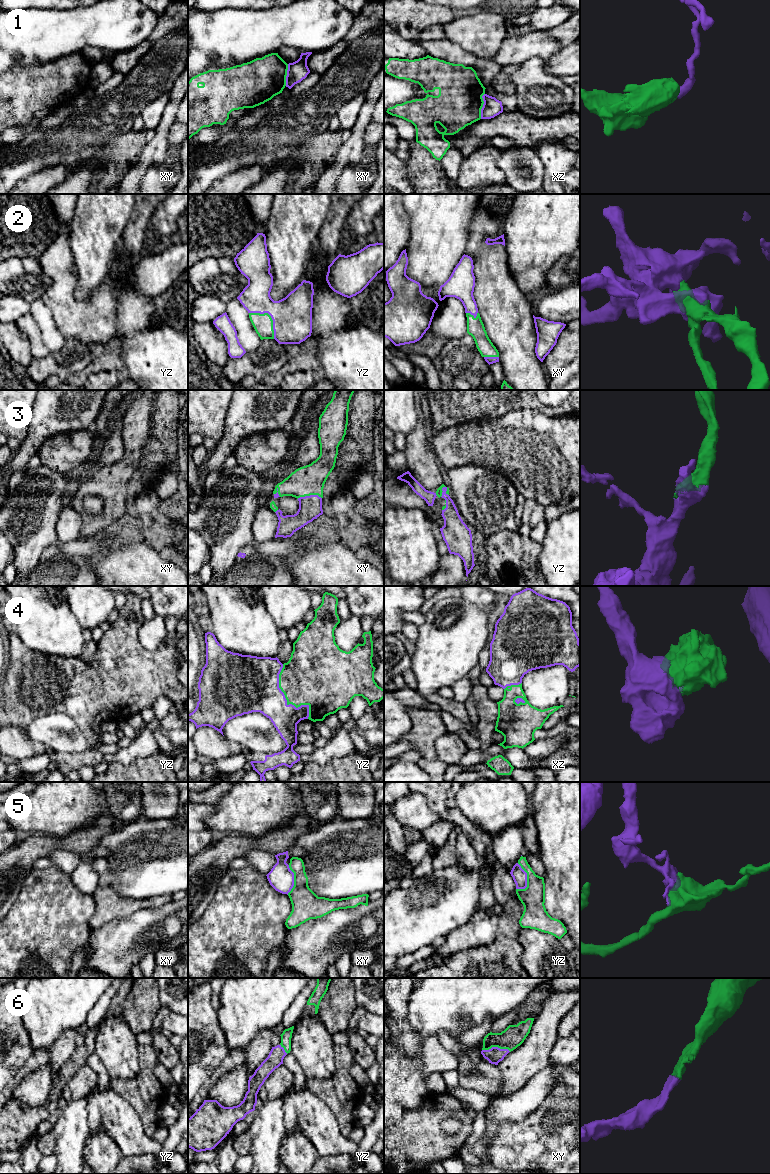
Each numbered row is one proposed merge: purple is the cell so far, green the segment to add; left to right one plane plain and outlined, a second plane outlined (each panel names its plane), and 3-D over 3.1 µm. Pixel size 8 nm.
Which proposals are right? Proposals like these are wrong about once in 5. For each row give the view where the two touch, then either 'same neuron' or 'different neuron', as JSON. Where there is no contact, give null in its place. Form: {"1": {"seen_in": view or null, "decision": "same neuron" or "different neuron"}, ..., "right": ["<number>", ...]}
{"1": {"seen_in": "xz", "decision": "different neuron"}, "2": {"seen_in": "yz", "decision": "same neuron"}, "3": {"seen_in": "xy", "decision": "same neuron"}, "4": {"seen_in": "yz", "decision": "same neuron"}, "5": {"seen_in": "yz", "decision": "different neuron"}, "6": {"seen_in": "xy", "decision": "same neuron"}, "right": ["2", "3", "4", "6"]}

